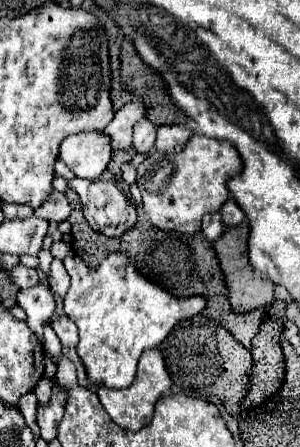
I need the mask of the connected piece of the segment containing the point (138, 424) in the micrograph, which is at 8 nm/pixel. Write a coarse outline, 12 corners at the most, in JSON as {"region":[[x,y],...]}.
{"region":[[159,349],[139,357],[131,387],[97,391],[109,417],[143,429],[171,389]]}

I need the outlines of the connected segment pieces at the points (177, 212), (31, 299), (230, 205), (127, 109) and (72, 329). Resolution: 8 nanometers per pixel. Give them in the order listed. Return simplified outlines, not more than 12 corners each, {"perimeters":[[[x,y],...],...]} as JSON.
{"perimeters":[[[193,135],[137,167],[149,221],[197,233],[243,169],[229,141]],[[47,283],[21,289],[19,307],[29,329],[43,341],[43,321],[55,311]],[[229,199],[223,209],[223,221],[227,227],[243,223],[245,213]],[[131,101],[103,129],[111,147],[133,145],[133,125],[145,105]],[[69,317],[53,321],[53,331],[65,347],[75,347],[77,325]]]}

